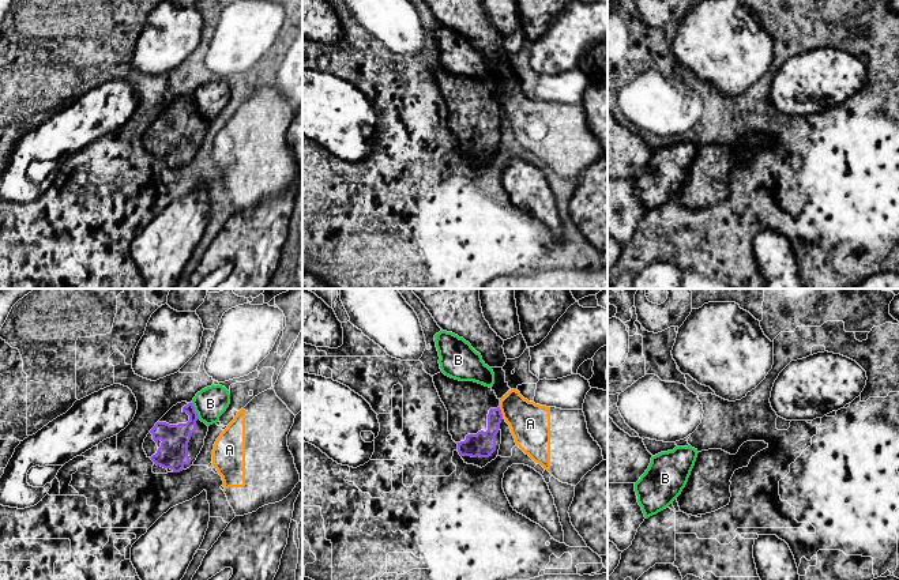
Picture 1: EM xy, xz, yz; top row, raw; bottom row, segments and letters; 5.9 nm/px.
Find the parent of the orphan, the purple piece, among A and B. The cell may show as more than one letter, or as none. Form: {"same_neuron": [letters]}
{"same_neuron": []}

